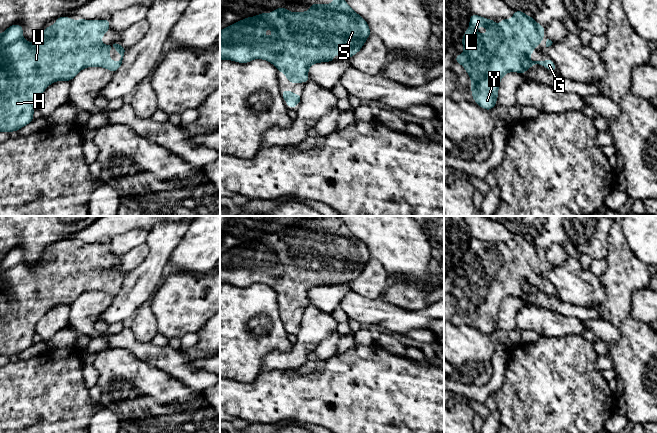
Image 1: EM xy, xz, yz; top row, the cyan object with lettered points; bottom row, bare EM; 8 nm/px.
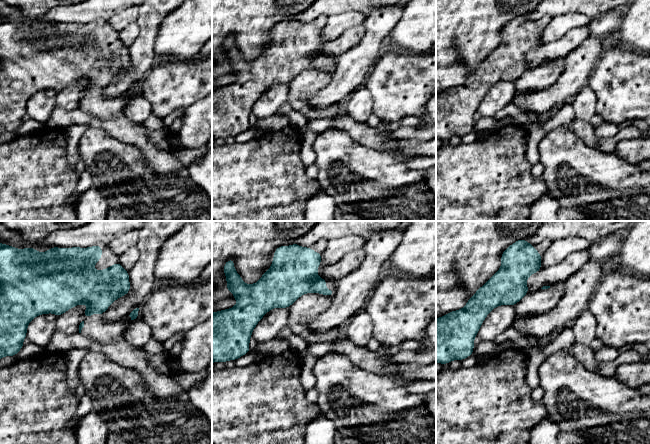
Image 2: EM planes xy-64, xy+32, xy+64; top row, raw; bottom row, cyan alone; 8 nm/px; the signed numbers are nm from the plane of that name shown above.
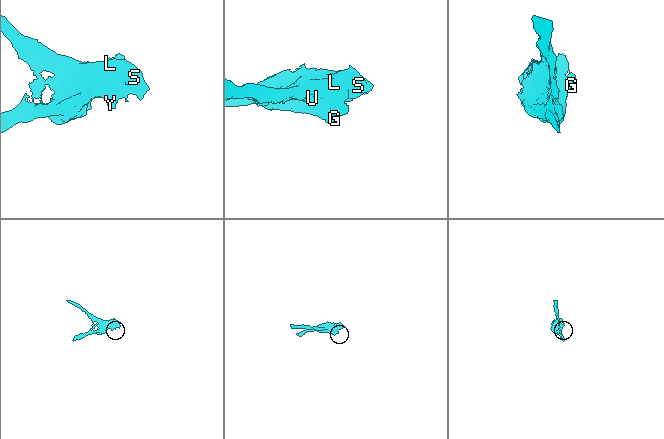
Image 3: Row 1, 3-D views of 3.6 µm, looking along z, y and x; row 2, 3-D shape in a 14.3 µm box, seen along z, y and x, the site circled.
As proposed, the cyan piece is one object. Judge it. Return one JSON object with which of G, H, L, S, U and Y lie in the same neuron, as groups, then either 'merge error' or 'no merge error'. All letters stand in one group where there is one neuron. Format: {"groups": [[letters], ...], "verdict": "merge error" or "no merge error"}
{"groups": [["G", "H", "L", "S", "U", "Y"]], "verdict": "no merge error"}

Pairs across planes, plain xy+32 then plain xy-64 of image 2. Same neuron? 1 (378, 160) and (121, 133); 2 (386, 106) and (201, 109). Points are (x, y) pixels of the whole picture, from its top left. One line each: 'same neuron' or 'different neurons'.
1: different neurons
2: different neurons

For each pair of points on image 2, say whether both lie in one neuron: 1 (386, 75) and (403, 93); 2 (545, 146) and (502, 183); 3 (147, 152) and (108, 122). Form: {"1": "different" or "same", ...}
{"1": "same", "2": "different", "3": "same"}

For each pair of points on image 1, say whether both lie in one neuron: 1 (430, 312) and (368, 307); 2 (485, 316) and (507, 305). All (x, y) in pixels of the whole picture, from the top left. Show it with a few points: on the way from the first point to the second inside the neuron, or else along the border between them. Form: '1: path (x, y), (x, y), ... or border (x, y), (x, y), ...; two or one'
1: path (415, 317), (390, 317), (383, 314); one
2: border (516, 295), (506, 297), (501, 303), (495, 328); two

